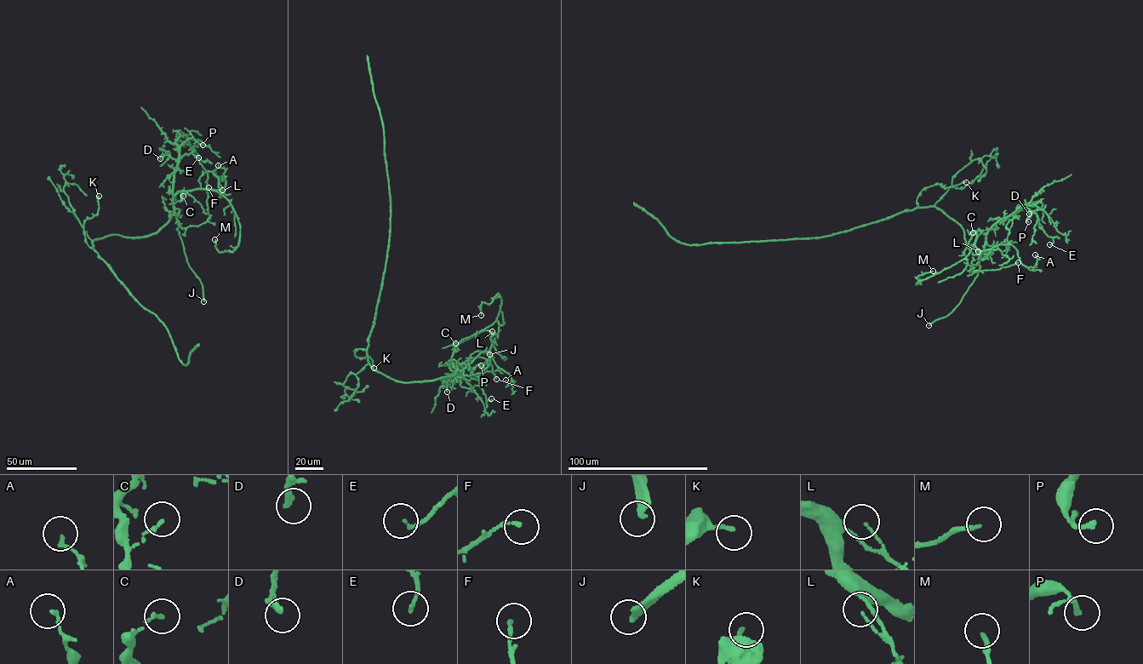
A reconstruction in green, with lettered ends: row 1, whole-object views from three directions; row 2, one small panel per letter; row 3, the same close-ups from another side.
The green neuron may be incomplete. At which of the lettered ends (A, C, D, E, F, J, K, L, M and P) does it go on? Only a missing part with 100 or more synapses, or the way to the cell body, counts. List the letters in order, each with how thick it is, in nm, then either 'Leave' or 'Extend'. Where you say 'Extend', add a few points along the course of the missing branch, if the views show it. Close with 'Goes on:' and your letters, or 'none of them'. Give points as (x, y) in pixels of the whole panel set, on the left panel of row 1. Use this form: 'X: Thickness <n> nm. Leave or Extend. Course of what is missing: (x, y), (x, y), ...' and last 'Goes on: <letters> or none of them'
A: Thickness 140 nm. Leave
C: Thickness 130 nm. Leave
D: Thickness 220 nm. Leave
E: Thickness 140 nm. Leave
F: Thickness 150 nm. Leave
J: Thickness 320 nm. Extend. Course of what is missing: (203, 301), (208, 319), (223, 317)
K: Thickness 170 nm. Leave
L: Thickness 80 nm. Leave
M: Thickness 170 nm. Leave
P: Thickness 150 nm. Leave
Goes on: J

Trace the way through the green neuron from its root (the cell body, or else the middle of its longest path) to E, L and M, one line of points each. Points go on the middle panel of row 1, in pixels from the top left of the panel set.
E: (368, 343), (369, 364), (391, 379), (450, 376), (457, 370), (450, 361), (470, 368), (491, 398)
L: (368, 343), (368, 360), (374, 369), (399, 381), (420, 381), (454, 374), (456, 346), (492, 331)
M: (368, 343), (369, 364), (397, 380), (449, 376), (456, 346), (495, 321), (500, 294), (482, 303), (481, 315)

